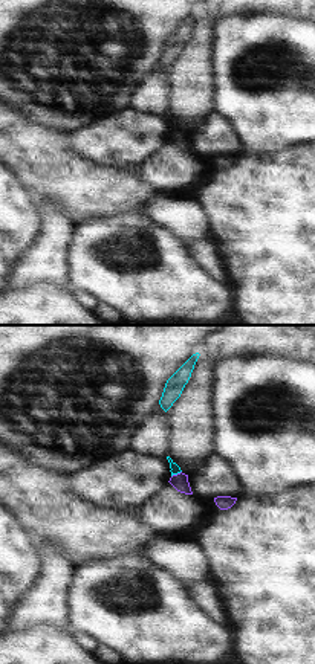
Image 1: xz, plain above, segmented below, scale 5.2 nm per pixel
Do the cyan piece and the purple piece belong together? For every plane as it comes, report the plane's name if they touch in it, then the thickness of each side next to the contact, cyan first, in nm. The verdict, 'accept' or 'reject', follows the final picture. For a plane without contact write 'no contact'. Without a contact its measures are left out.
xz | 50/90 nm

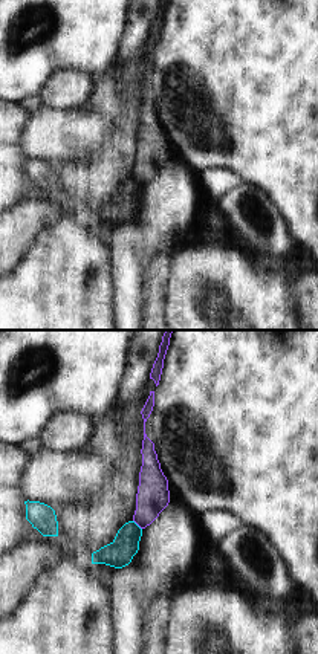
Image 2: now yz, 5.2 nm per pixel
yz | 140/170 nm

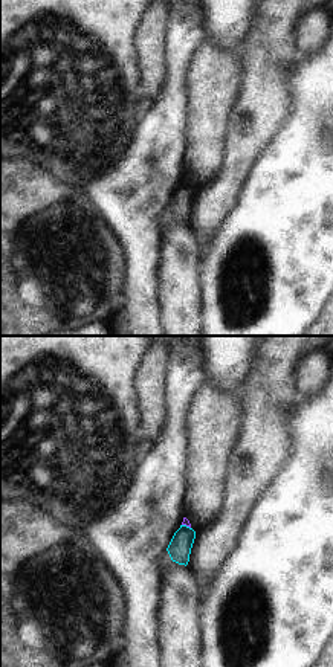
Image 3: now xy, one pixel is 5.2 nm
xy | 120/30 nm

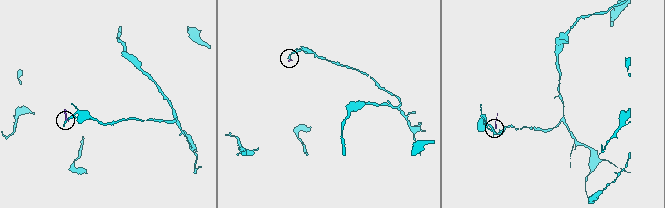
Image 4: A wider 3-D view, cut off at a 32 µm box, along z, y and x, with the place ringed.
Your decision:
reject

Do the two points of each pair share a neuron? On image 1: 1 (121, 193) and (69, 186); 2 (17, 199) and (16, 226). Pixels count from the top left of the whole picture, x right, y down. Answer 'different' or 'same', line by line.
1: same
2: same

